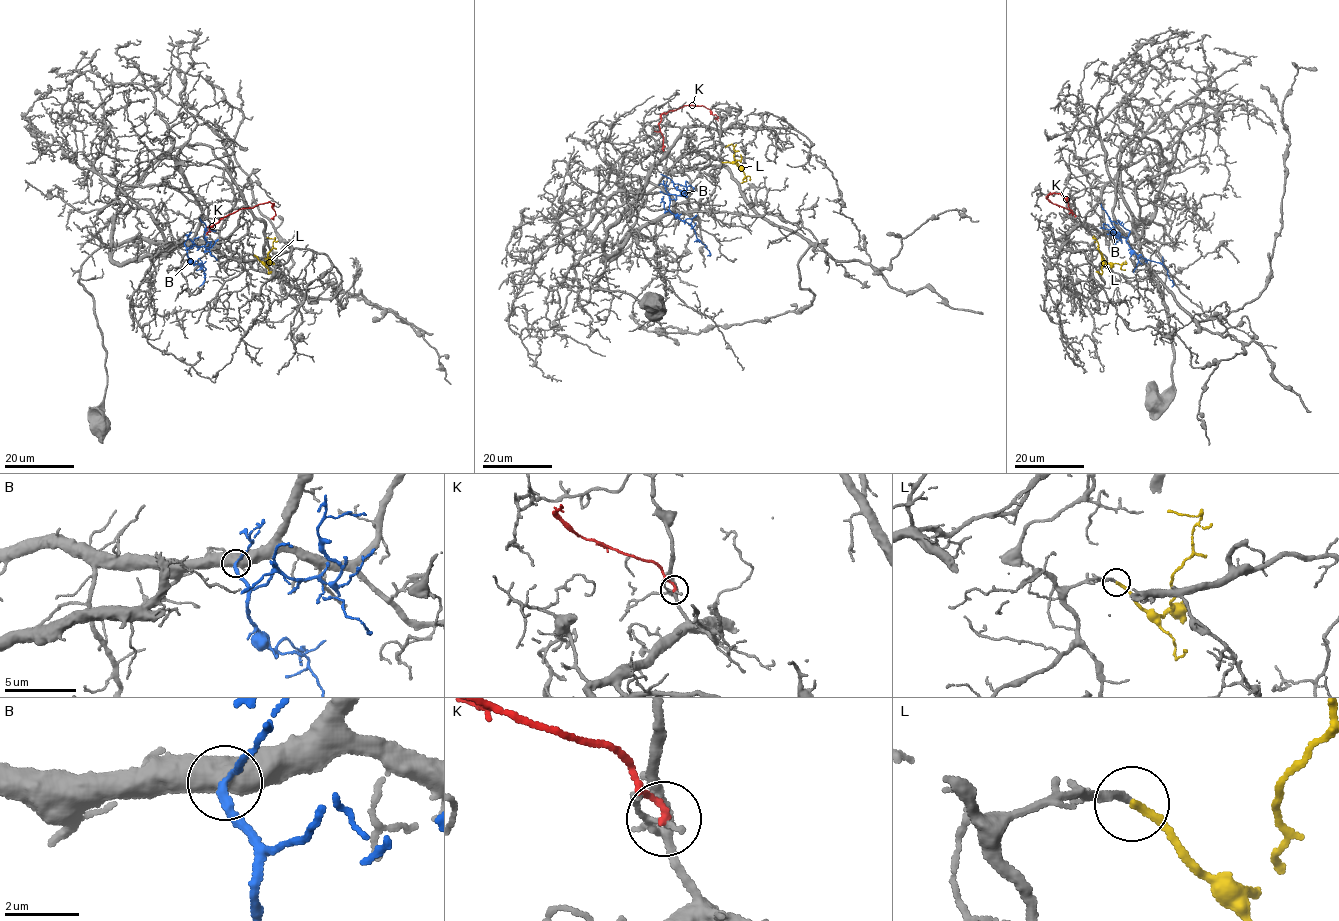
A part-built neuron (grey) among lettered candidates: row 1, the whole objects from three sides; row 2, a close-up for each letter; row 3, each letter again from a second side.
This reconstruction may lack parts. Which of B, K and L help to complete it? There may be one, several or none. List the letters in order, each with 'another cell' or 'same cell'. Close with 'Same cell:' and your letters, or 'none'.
B: same cell
K: another cell
L: same cell
Same cell: B, L

